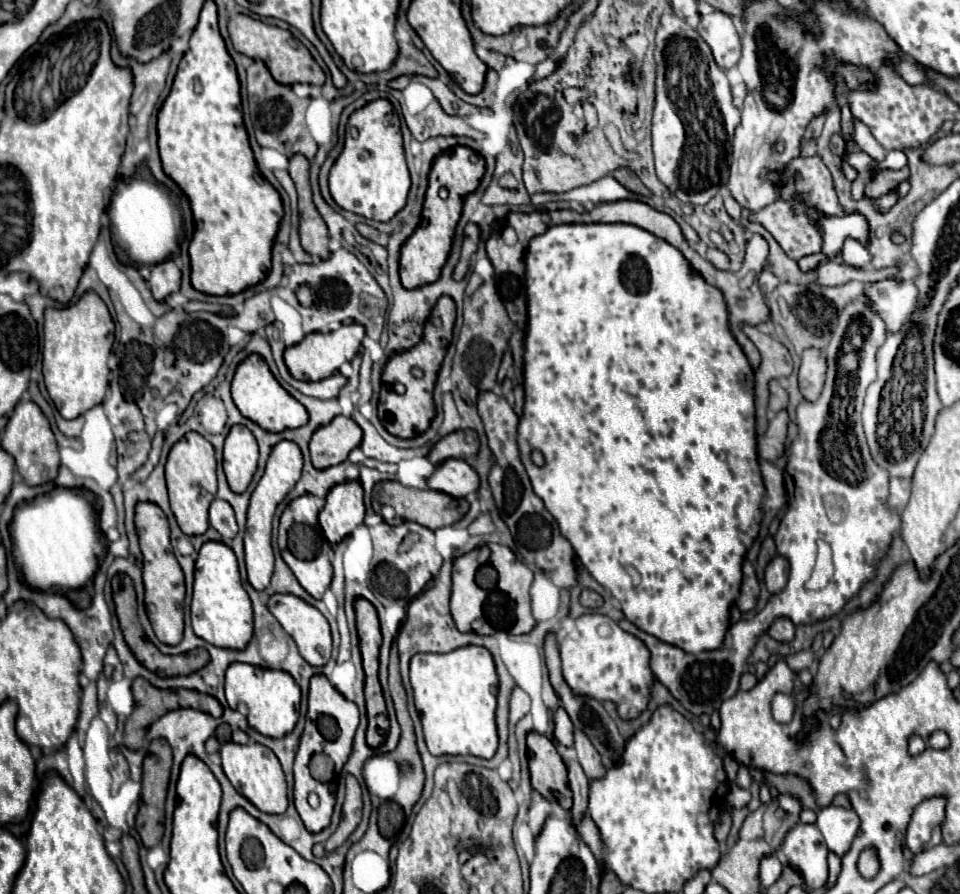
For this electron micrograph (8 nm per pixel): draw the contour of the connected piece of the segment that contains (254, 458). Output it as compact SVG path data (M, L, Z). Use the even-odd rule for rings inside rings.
M236 426L224 442L224 472L232 492L246 492L258 466L258 444L246 426Z

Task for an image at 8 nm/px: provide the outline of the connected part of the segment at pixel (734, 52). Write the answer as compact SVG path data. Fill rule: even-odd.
M714 10L712 14L702 16L698 34L710 46L714 60L722 70L730 70L738 64L742 54L742 44L728 14Z

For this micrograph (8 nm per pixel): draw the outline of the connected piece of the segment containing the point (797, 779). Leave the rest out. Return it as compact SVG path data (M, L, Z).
M768 772L766 782L768 782L768 786L776 786L778 792L798 796L798 800L804 804L804 808L810 808L814 812L820 810L820 806L814 800L812 786L802 776L796 776L796 774L770 774Z

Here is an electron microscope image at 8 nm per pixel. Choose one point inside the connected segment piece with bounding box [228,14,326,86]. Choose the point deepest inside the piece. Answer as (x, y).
(288, 60)

